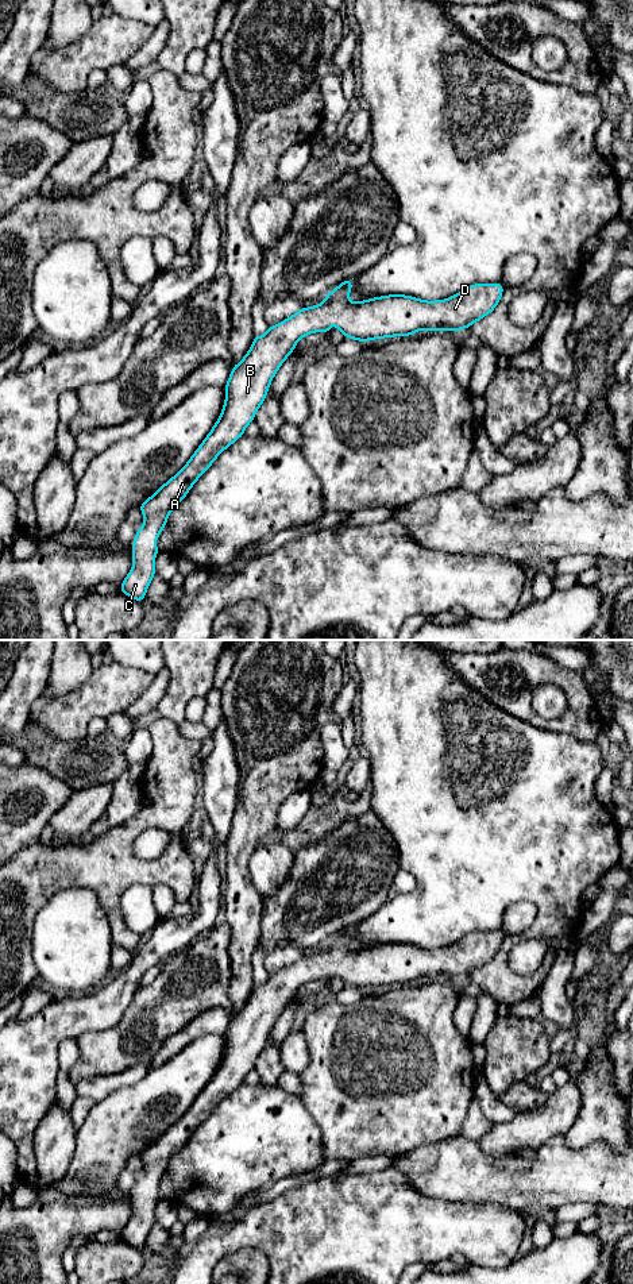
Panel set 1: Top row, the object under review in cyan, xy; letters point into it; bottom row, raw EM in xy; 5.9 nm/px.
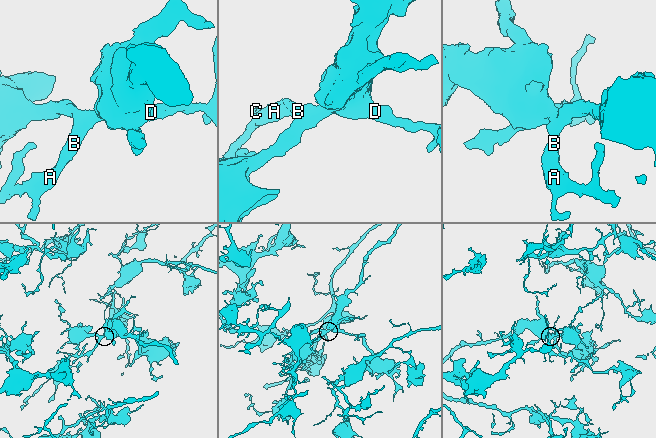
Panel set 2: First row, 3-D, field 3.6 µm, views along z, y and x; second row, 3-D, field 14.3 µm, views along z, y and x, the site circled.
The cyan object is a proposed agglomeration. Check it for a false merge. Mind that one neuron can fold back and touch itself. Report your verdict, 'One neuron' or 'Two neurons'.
One neuron

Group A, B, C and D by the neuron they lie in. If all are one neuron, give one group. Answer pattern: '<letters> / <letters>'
A B C D

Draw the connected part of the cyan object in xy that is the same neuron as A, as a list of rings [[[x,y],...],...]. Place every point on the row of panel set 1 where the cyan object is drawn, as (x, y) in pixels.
[[[352,279],[341,282],[316,306],[302,308],[282,323],[269,327],[265,336],[254,336],[247,355],[232,367],[225,385],[225,402],[217,423],[184,469],[139,505],[144,525],[134,539],[134,566],[121,593],[143,601],[155,575],[155,544],[169,513],[185,498],[193,483],[213,460],[244,435],[263,404],[269,386],[297,342],[313,332],[329,332],[331,320],[346,338],[367,342],[390,336],[409,336],[421,329],[460,331],[487,316],[502,297],[502,284],[476,284],[439,301],[393,294],[354,304],[348,300]]]

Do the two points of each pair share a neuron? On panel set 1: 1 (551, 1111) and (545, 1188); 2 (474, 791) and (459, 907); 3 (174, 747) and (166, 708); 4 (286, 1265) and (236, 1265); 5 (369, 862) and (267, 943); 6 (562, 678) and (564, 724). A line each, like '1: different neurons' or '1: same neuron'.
1: different neurons
2: same neuron
3: different neurons
4: different neurons
5: same neuron
6: same neuron

